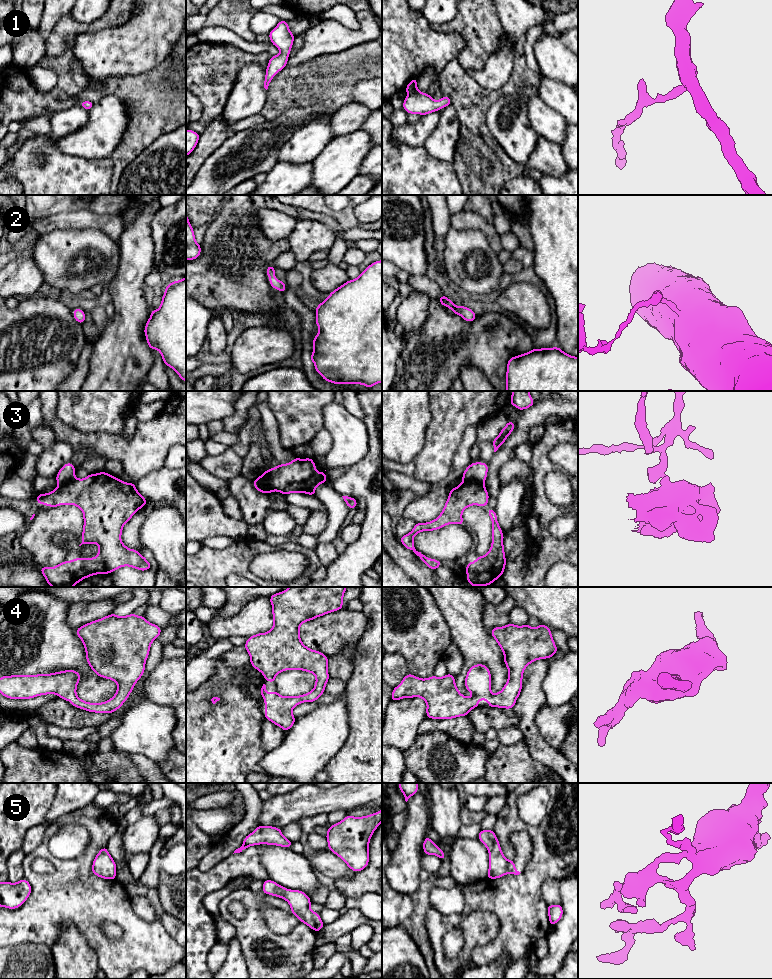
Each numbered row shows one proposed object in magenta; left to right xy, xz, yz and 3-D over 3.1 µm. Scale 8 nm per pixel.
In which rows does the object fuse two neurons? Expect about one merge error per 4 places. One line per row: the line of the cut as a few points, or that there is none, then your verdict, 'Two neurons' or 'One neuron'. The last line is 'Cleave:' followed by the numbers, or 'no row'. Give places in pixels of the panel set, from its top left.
1: No split. One neuron
2: No split. One neuron
3: Split along yz (463, 481), (476, 481), (483, 484). Two neurons
4: No split. One neuron
5: No split. One neuron
Cleave: 3

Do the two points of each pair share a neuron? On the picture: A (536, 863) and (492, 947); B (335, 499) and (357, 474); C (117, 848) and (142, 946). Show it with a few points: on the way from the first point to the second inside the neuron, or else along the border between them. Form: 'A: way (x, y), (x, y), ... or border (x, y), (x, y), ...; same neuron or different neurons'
A: way (527, 884), (520, 896), (520, 920), (513, 927); same neuron
B: border (330, 484), (342, 495); different neurons
C: border (115, 879), (123, 885); different neurons

